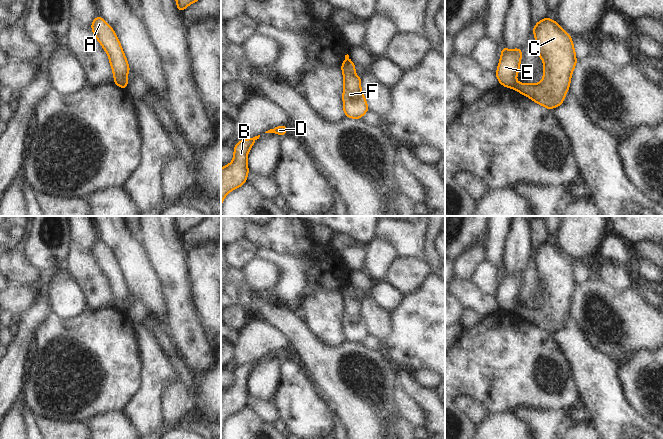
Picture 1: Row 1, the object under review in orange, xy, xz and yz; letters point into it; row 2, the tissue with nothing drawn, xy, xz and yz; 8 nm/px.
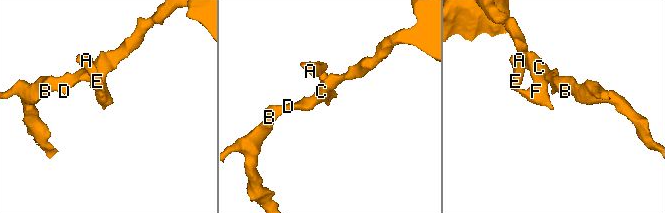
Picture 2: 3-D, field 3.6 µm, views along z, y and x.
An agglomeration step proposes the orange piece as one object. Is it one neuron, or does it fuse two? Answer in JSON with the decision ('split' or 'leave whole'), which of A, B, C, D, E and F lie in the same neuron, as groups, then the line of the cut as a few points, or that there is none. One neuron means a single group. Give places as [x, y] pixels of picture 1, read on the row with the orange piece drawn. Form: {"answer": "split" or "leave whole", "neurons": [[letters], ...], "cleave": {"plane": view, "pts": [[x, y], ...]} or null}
{"answer": "split", "neurons": [["A", "E"], ["B", "C", "D", "F"]], "cleave": {"plane": "yz", "pts": [[517, 83], [512, 87]]}}

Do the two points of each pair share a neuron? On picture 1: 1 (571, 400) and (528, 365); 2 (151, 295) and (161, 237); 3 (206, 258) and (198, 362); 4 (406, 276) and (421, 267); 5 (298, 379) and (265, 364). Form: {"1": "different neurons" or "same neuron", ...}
{"1": "same neuron", "2": "different neurons", "3": "different neurons", "4": "same neuron", "5": "different neurons"}

